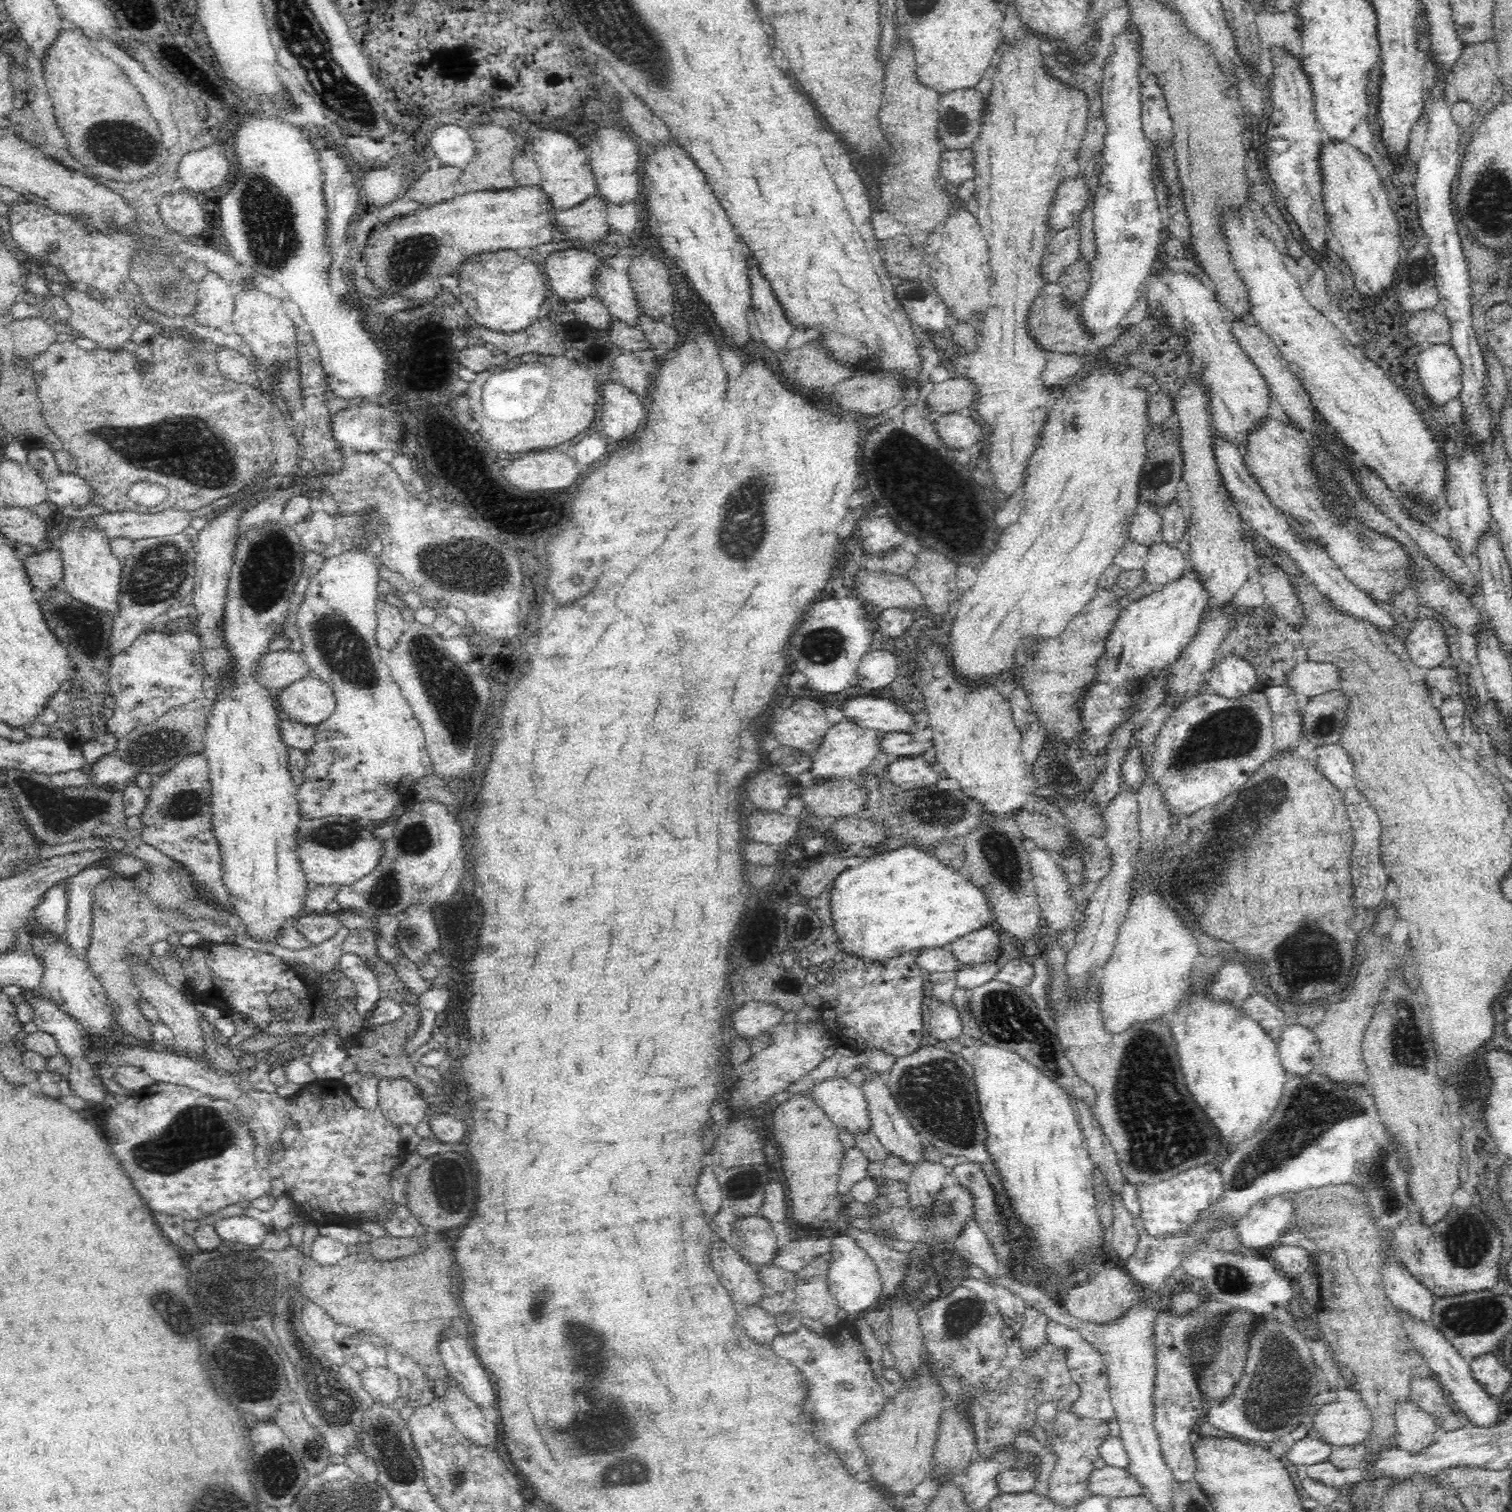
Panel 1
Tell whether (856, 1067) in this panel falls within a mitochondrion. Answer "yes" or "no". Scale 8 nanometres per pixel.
no

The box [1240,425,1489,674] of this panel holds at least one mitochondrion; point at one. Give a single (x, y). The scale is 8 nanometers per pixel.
(1335, 504)

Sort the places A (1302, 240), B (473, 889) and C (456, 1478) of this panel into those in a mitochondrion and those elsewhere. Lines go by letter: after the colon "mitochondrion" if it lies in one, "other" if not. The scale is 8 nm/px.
A: other
B: other
C: mitochondrion

